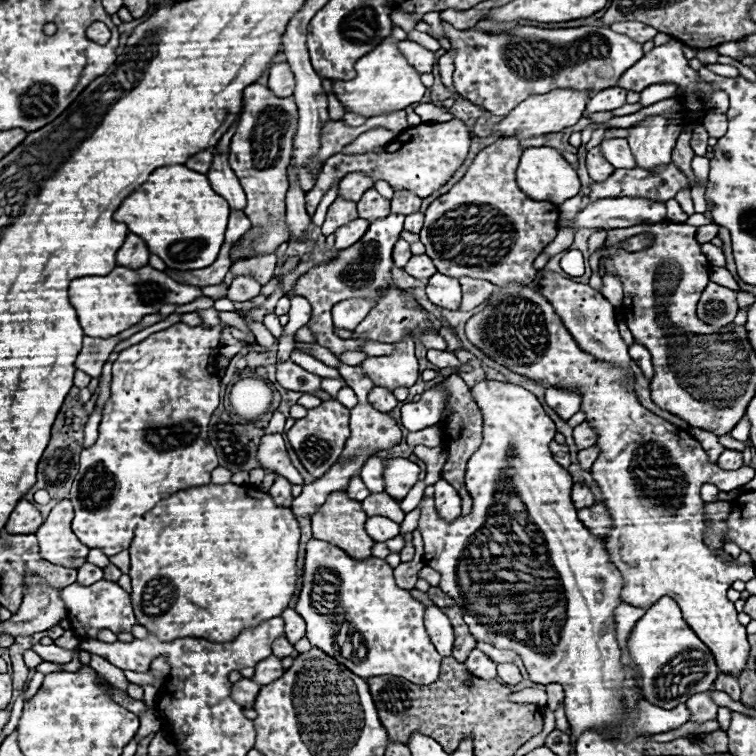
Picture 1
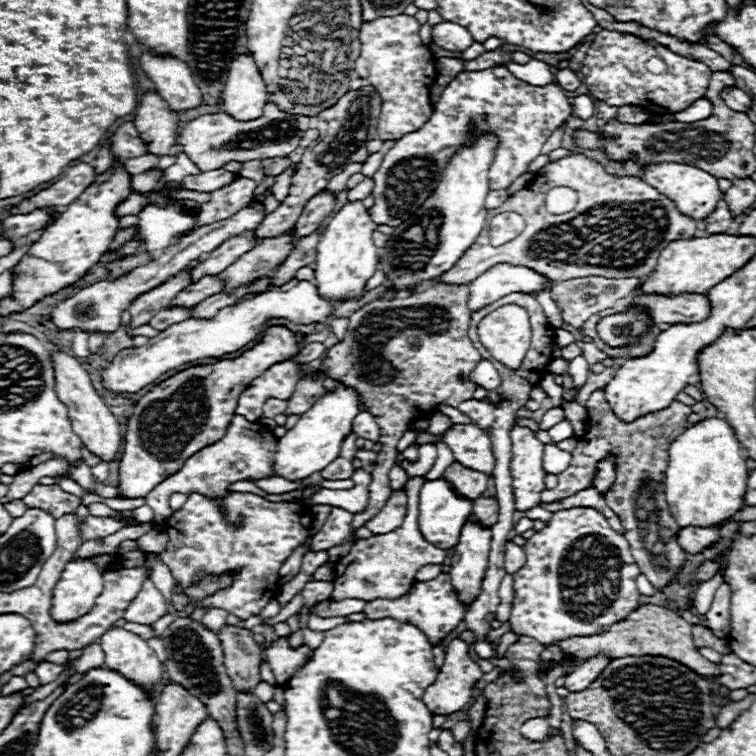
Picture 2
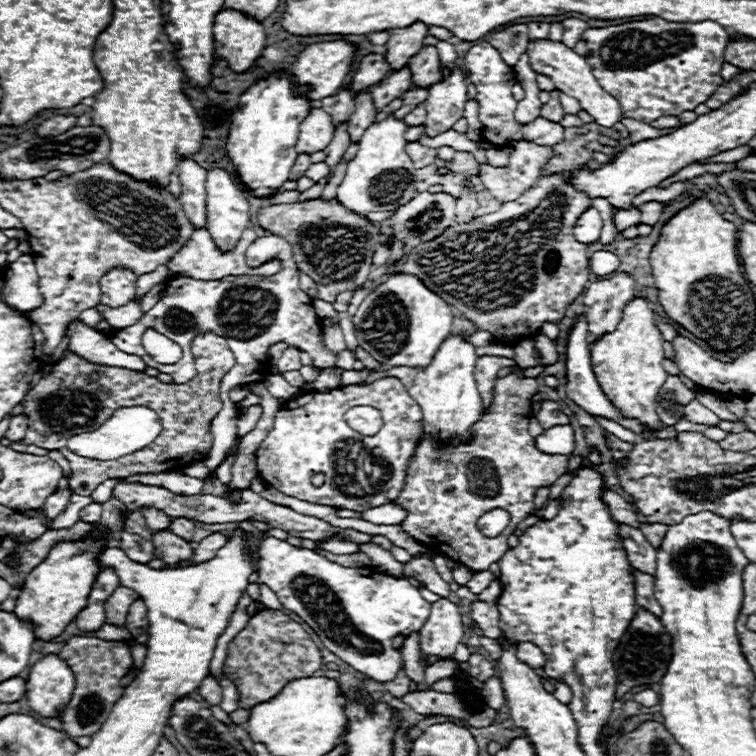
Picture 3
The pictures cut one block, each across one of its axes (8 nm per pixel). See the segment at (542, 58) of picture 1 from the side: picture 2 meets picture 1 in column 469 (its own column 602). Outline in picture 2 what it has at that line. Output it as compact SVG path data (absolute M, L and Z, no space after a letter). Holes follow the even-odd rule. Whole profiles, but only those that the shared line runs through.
M600 30L584 58L582 76L592 96L612 106L626 106L626 104L636 104L644 108L660 106L660 108L648 108L648 110L658 114L674 114L688 108L694 100L704 96L708 82L712 78L712 70L706 64L682 58L672 50L668 50L666 46L658 46L656 42L642 40L632 34ZM654 56L662 58L666 64L666 70L658 76L654 76L646 68L646 62Z

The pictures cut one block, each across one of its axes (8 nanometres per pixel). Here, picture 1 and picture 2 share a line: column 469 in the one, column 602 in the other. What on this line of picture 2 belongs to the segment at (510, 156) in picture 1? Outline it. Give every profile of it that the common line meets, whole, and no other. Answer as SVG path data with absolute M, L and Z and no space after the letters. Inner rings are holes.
M582 154L546 164L524 190L512 194L500 208L488 210L488 218L494 218L494 214L500 212L522 214L526 220L522 234L494 248L486 226L474 246L470 246L470 250L466 250L466 254L446 270L446 274L430 280L430 284L470 284L478 274L484 274L496 264L530 266L532 270L560 282L584 276L642 278L654 272L660 252L670 242L690 240L696 234L696 220L680 214L676 204L656 188L648 186L640 178L610 176L598 162ZM552 186L568 186L578 192L578 204L572 212L554 216L544 210L544 196Z

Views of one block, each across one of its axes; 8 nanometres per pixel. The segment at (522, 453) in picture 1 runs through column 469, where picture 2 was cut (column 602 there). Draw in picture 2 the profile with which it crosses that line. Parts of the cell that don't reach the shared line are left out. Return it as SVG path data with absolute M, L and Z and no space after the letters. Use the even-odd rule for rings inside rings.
M602 460L602 462L600 462L600 472L598 472L596 478L594 478L594 486L596 486L598 490L606 492L606 490L612 486L614 480L616 480L616 478L614 478L614 464L612 464L612 460ZM572 508L554 512L550 522L546 522L546 528L536 532L522 548L526 552L526 564L512 574L512 632L520 636L532 636L542 644L550 644L568 636L594 634L598 628L626 618L626 614L638 606L640 592L636 588L636 576L640 574L640 570L630 554L630 546L626 538L612 530L606 518L594 508Z

